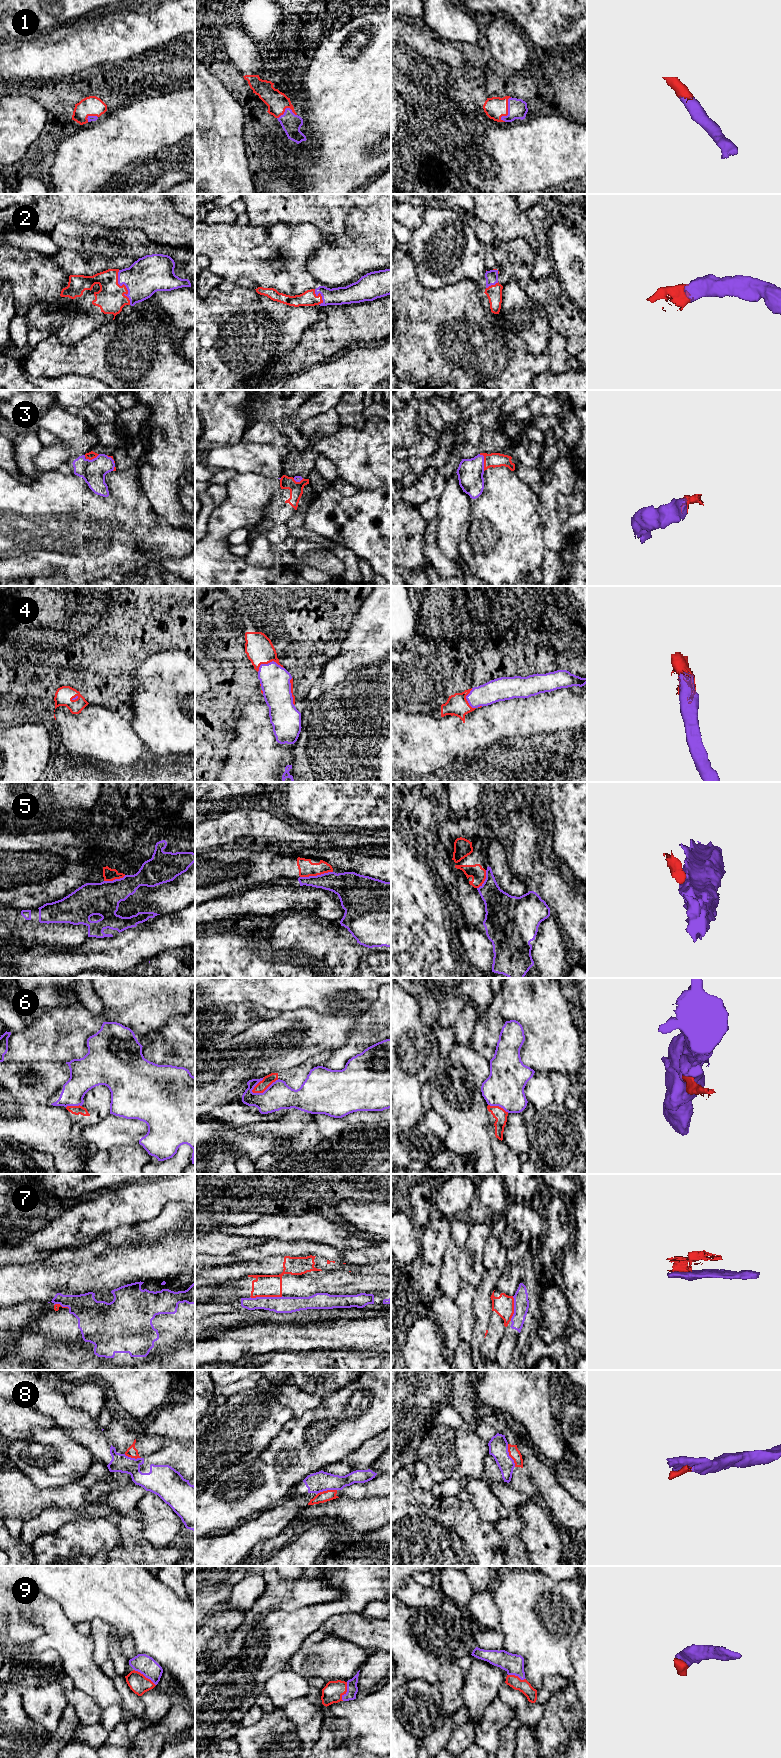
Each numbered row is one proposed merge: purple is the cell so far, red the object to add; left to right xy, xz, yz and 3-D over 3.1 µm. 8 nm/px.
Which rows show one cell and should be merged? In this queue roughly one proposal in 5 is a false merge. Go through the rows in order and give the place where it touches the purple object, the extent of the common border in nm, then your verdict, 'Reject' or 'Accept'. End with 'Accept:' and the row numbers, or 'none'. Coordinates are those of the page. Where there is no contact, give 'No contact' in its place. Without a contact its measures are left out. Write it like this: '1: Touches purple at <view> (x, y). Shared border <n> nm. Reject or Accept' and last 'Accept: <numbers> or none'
1: Touches purple at yz (508, 110). Shared border 220 nm. Accept
2: Touches purple at xy (124, 284). Shared border 300 nm. Accept
3: Touches purple at yz (483, 461). Shared border 140 nm. Accept
4: Touches purple at xz (268, 663). Shared border 220 nm. Accept
5: Touches purple at xz (317, 875). Shared border 260 nm. Reject
6: Touches purple at xz (265, 1090). Shared border 240 nm. Reject
7: Touches purple at xz (266, 1297). Shared border 260 nm. Reject
8: Touches purple at yz (508, 1455). Shared border 200 nm. Reject
9: Touches purple at xy (145, 1676). Shared border 220 nm. Accept
Accept: 1, 2, 3, 4, 9

